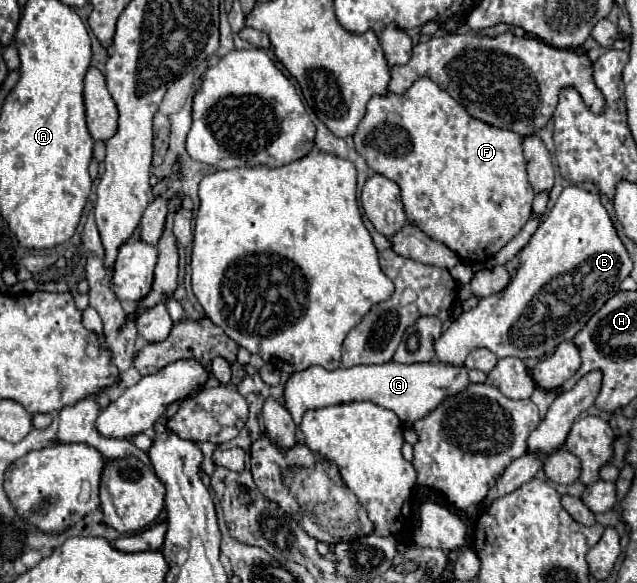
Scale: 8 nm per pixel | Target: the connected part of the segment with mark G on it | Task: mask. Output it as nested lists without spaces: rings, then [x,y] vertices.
[[[426,362],[426,364],[378,364],[378,366],[352,366],[352,368],[338,368],[338,370],[324,370],[320,366],[306,368],[294,376],[284,386],[284,404],[290,410],[294,422],[300,426],[300,420],[306,410],[310,408],[324,408],[330,404],[354,402],[354,400],[370,400],[382,408],[396,412],[406,428],[420,418],[426,418],[440,402],[448,400],[450,396],[460,394],[470,386],[468,368],[466,366],[452,366],[444,362]]]

